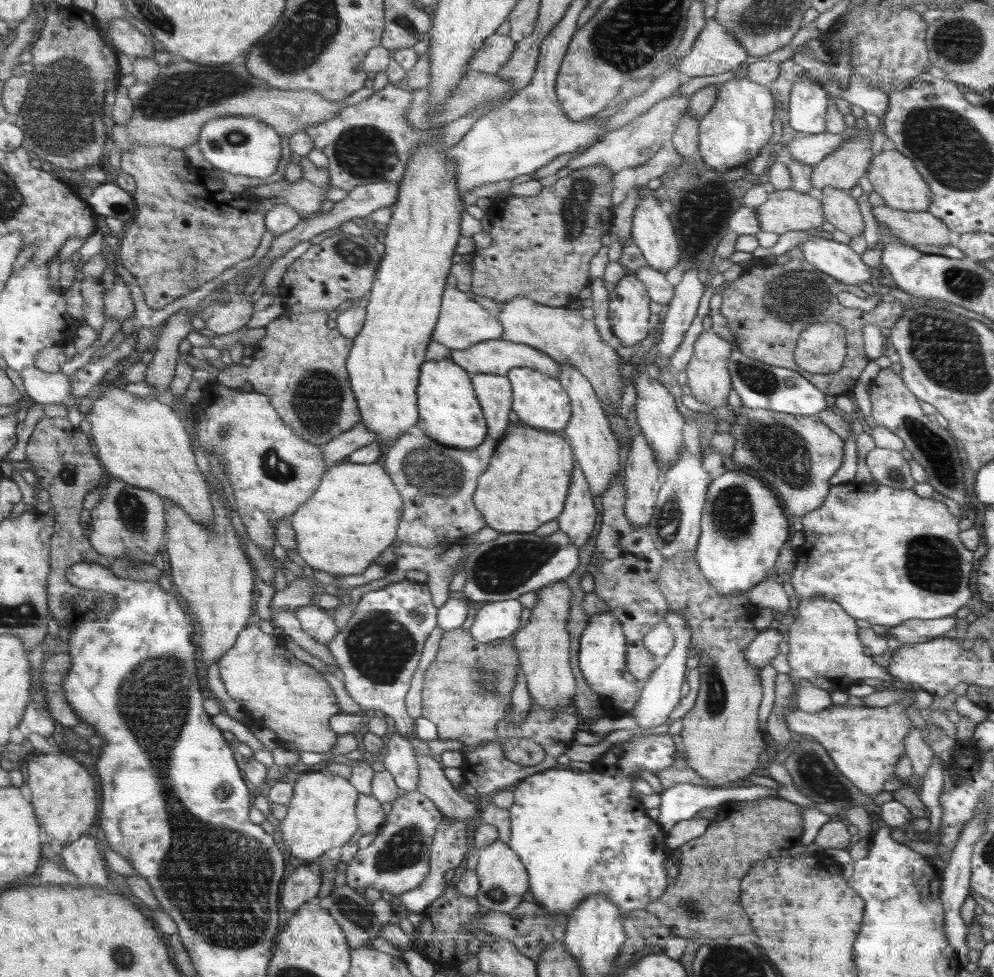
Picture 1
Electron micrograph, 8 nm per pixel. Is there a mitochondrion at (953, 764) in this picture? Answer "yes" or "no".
no

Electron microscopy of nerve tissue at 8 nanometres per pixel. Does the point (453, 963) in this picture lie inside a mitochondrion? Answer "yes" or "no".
no

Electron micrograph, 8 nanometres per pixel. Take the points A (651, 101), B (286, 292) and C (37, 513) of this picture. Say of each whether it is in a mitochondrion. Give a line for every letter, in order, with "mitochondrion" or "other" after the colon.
A: other
B: other
C: other

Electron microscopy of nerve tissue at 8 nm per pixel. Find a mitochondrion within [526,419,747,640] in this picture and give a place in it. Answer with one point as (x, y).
(670, 515)

